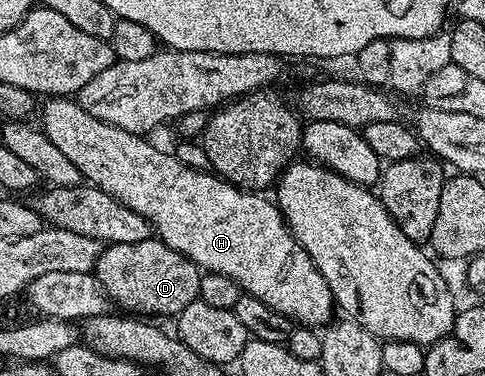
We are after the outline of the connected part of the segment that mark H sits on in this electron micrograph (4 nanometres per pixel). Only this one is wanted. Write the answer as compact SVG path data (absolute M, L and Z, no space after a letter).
M51 97L45 103L40 120L42 132L52 139L52 143L78 168L89 184L103 189L124 203L124 207L132 207L132 211L147 217L157 240L194 262L199 270L236 279L243 294L268 303L272 311L280 311L280 315L289 317L299 326L322 327L335 316L336 302L324 275L320 275L308 251L304 251L291 235L290 226L282 220L282 213L271 198L269 201L261 192L239 189L205 168L193 169L177 161L170 153L161 153L150 139L112 127L96 119L96 115L88 115L88 111L70 97Z

